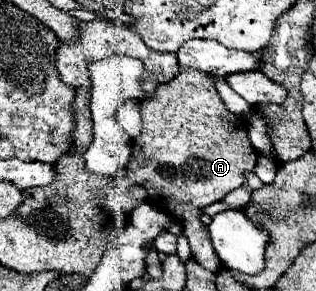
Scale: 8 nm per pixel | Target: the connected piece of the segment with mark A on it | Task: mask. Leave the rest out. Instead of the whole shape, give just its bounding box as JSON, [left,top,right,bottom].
[125,69,259,273]

